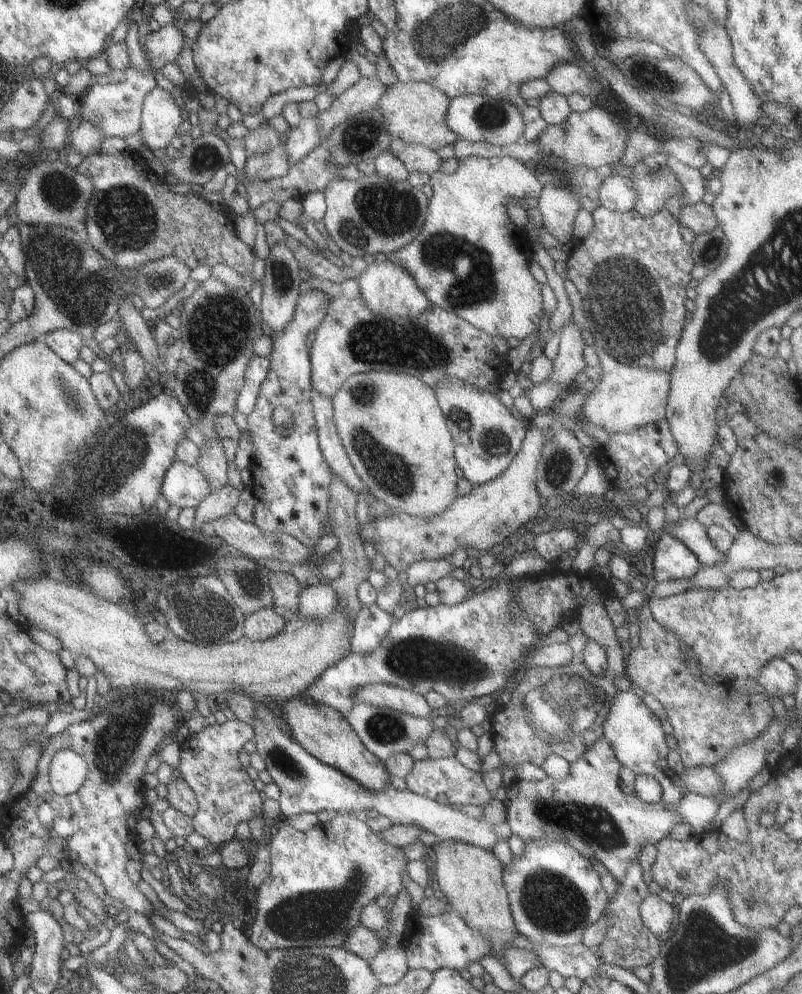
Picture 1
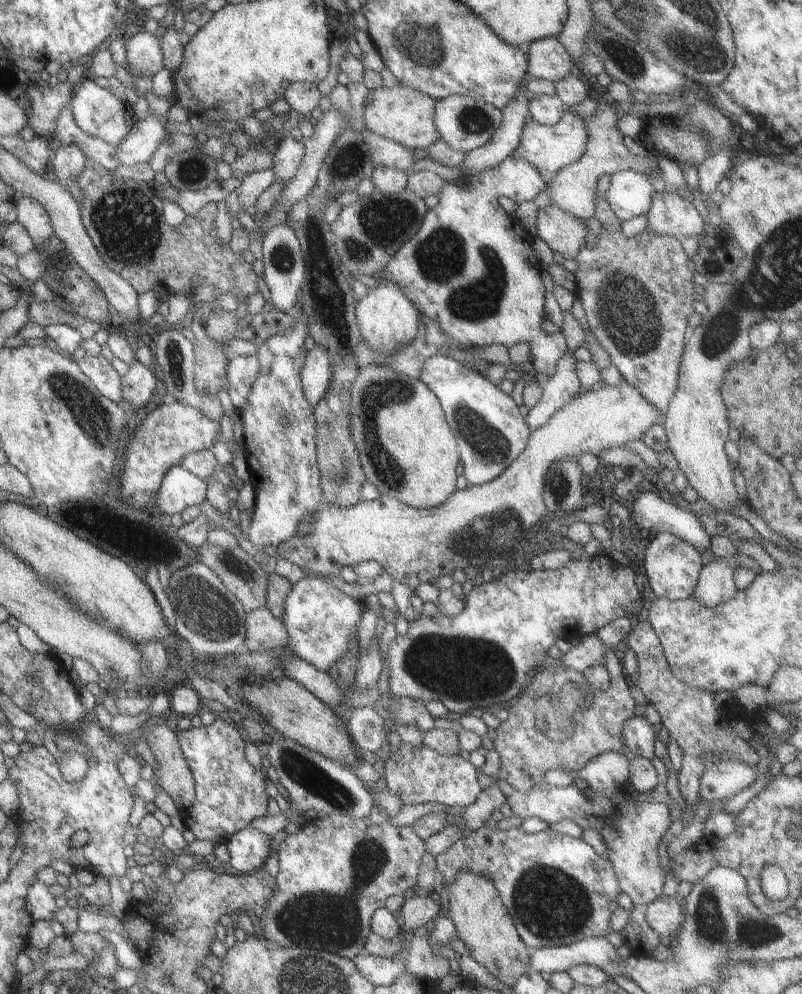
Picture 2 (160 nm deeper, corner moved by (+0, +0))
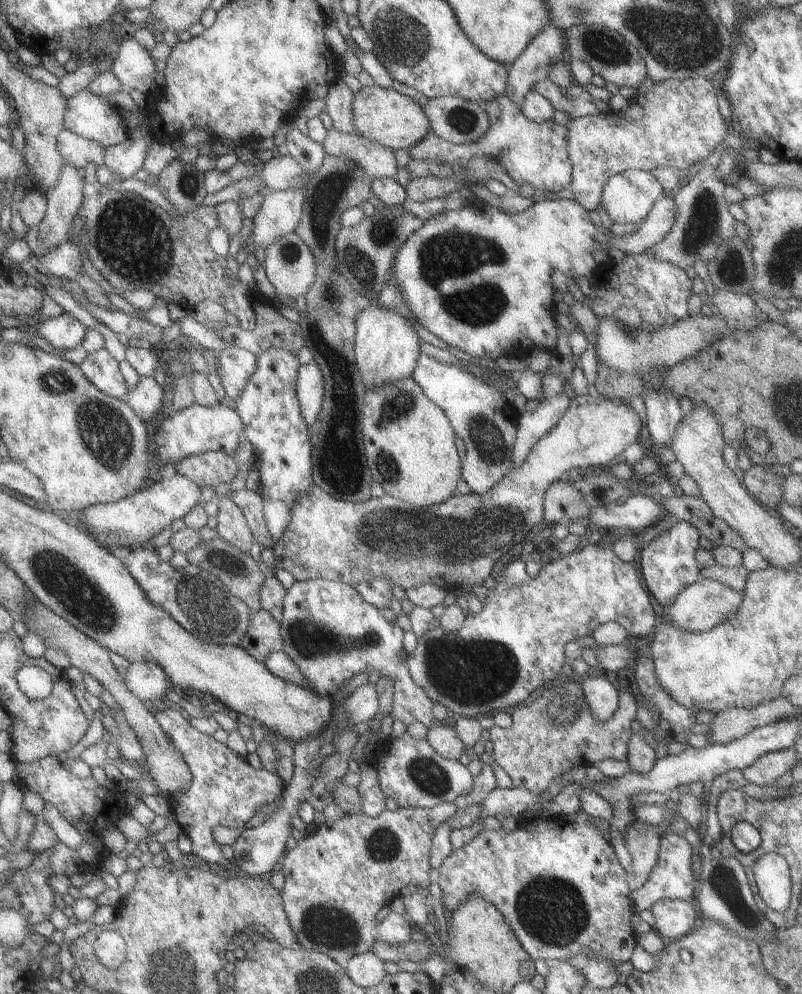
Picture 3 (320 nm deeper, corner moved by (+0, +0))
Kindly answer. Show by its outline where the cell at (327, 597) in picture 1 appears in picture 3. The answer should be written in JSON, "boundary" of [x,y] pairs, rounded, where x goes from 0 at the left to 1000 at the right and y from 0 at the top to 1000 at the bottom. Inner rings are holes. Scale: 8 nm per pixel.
{"boundary":[[[399,581],[368,585],[352,602],[352,619],[347,629],[352,642],[352,655],[357,656],[384,688],[380,692],[393,695],[399,701],[410,702],[421,694],[421,691],[431,688],[438,680],[443,680],[451,674],[459,677],[469,674],[474,681],[483,680],[490,686],[489,714],[485,718],[489,724],[495,723],[504,728],[522,725],[532,732],[540,730],[537,713],[542,707],[519,686],[515,686],[505,662],[499,661],[504,636],[493,626],[483,626],[466,610],[458,608],[448,600],[440,591],[423,585]]]}

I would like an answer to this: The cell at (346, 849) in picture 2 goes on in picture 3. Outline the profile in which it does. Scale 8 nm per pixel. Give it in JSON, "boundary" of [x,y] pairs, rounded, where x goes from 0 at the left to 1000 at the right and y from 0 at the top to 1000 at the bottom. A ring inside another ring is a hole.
{"boundary":[[[547,808],[537,813],[498,812],[490,817],[480,813],[466,822],[455,821],[455,819],[450,817],[440,818],[439,820],[431,819],[426,823],[419,825],[406,823],[400,831],[395,830],[385,833],[379,842],[373,844],[365,853],[355,855],[345,867],[347,874],[354,879],[353,893],[350,893],[349,896],[352,912],[357,920],[357,926],[362,930],[367,941],[370,943],[372,949],[377,954],[387,957],[395,957],[397,959],[408,962],[408,964],[413,964],[413,966],[415,966],[418,970],[425,972],[425,974],[429,974],[430,969],[438,965],[439,962],[460,957],[468,947],[468,919],[473,913],[483,911],[493,901],[498,901],[498,895],[500,895],[502,891],[507,891],[507,889],[515,889],[515,891],[521,893],[530,893],[534,891],[535,886],[532,877],[535,877],[536,873],[534,861],[540,838],[554,825],[564,822],[569,815],[570,813],[565,808]]]}

